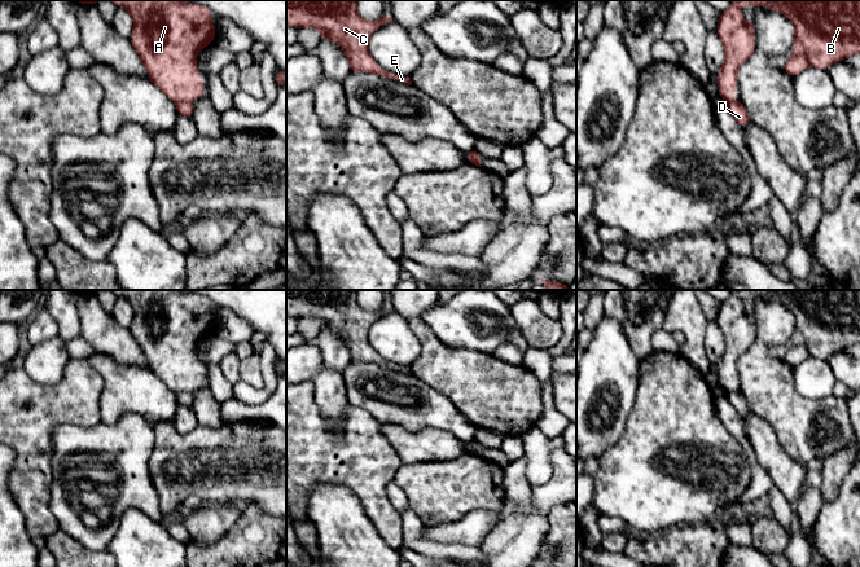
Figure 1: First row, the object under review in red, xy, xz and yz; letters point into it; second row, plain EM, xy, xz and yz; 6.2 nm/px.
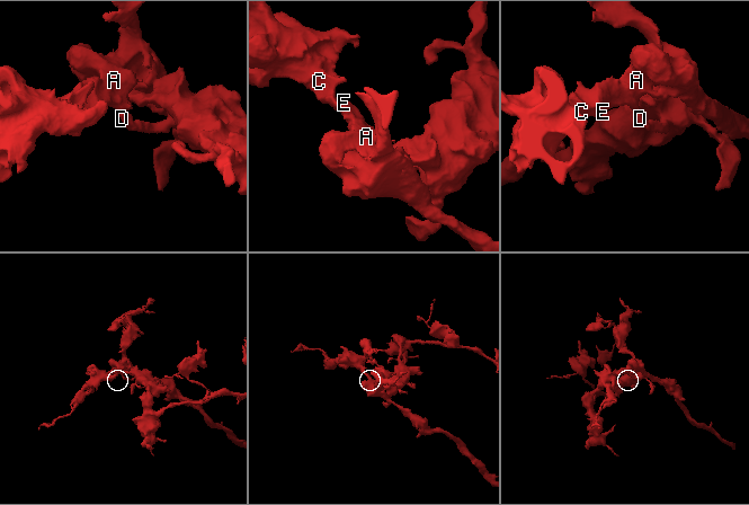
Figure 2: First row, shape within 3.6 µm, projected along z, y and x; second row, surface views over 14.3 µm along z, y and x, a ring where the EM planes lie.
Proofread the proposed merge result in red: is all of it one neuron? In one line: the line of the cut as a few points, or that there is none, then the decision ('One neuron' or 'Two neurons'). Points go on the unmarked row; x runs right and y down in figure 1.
Split along yz (795, 343), (803, 344), (810, 355). Two neurons

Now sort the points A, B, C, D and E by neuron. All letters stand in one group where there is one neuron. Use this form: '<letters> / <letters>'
A B C E / D

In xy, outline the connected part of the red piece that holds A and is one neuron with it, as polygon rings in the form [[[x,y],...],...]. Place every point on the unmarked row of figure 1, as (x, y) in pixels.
[[[109,290],[130,302],[133,309],[131,334],[146,357],[149,370],[175,392],[205,384],[197,357],[198,342],[215,330],[212,304],[203,295],[180,290]]]

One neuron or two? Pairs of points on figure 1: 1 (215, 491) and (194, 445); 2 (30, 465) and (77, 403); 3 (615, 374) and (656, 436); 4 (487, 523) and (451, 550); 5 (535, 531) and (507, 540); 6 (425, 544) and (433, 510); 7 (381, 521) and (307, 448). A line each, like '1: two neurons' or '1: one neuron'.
1: one neuron
2: one neuron
3: two neurons
4: two neurons
5: one neuron
6: two neurons
7: one neuron

